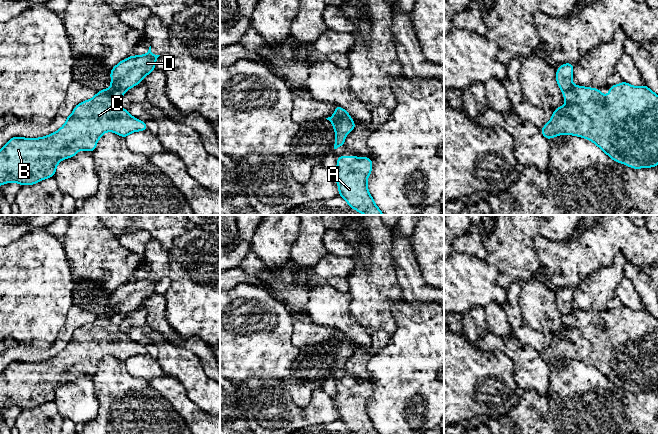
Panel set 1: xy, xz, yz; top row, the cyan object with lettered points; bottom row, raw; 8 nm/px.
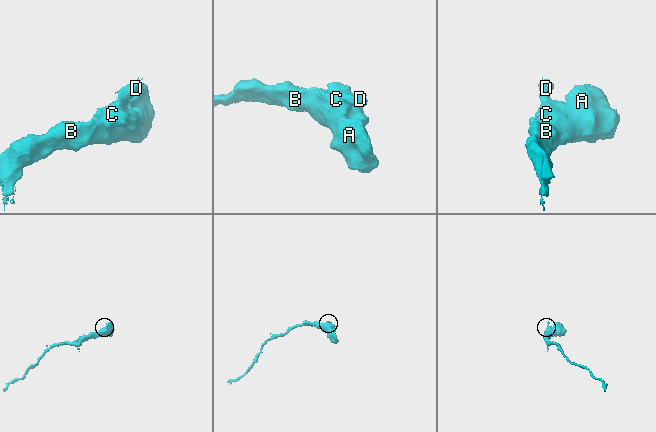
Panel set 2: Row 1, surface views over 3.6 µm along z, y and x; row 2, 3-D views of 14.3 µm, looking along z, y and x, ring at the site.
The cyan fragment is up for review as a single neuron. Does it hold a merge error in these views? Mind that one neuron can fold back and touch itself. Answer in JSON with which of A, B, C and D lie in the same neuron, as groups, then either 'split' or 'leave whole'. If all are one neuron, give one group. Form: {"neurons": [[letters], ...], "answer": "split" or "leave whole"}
{"neurons": [["A", "B", "C"], ["D"]], "answer": "split"}

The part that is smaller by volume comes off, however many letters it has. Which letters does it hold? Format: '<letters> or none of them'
D

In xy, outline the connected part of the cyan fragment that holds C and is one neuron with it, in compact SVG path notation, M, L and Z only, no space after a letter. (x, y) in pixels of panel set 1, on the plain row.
M124 313L101 314L92 323L77 328L64 350L55 357L37 363L12 361L0 374L0 410L8 406L34 409L54 401L61 384L74 381L79 374L93 376L99 362L107 355L126 362L132 356L148 354L146 346L132 341L120 330L124 318Z

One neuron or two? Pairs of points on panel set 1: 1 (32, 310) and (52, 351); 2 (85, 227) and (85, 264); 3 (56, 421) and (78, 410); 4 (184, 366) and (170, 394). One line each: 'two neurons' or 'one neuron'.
1: two neurons
2: one neuron
3: two neurons
4: two neurons

